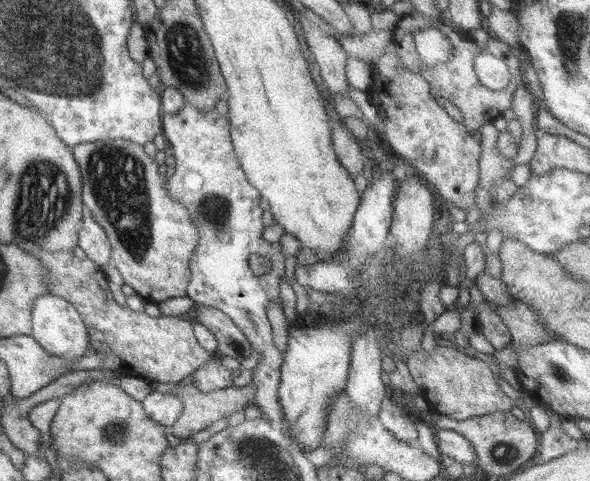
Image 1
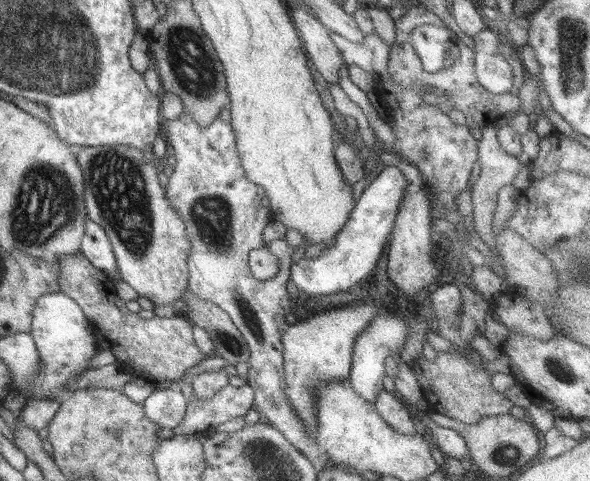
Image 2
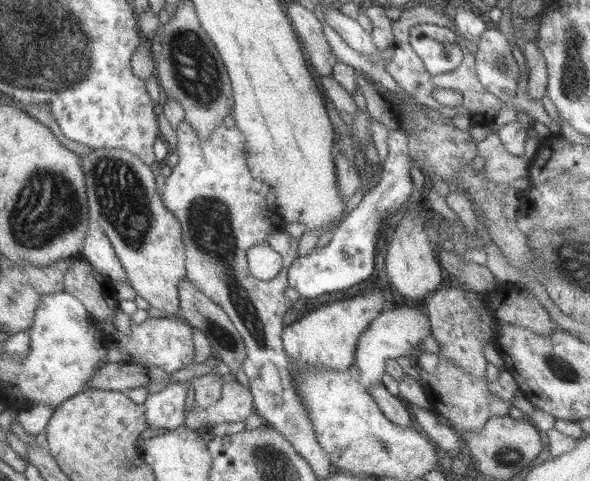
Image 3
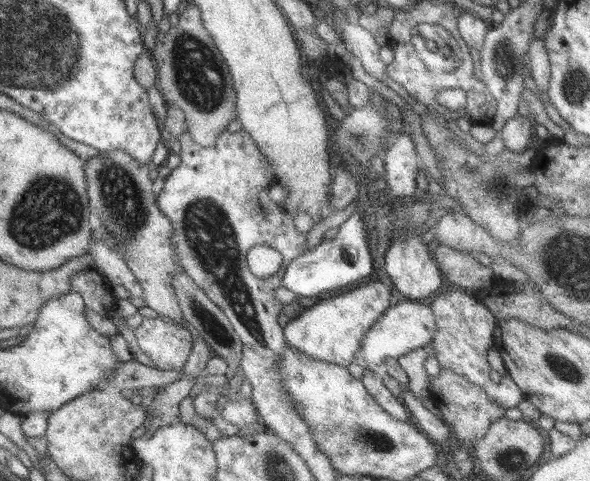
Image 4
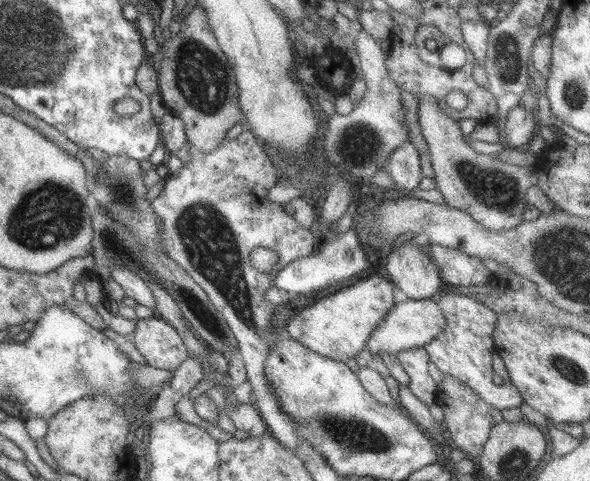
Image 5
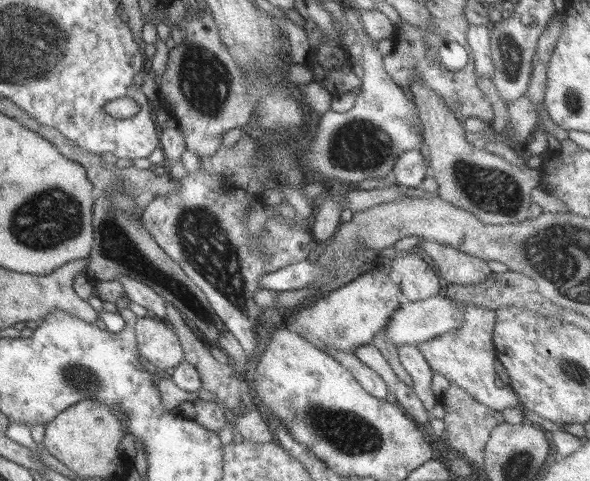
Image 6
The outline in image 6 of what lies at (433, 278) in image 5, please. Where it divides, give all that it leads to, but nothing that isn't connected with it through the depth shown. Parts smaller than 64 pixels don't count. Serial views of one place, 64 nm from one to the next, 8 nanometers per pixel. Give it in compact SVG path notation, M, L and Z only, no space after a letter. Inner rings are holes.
M413 250L392 258L391 270L400 275L399 287L406 300L416 302L440 294L442 284L436 268L424 262Z

